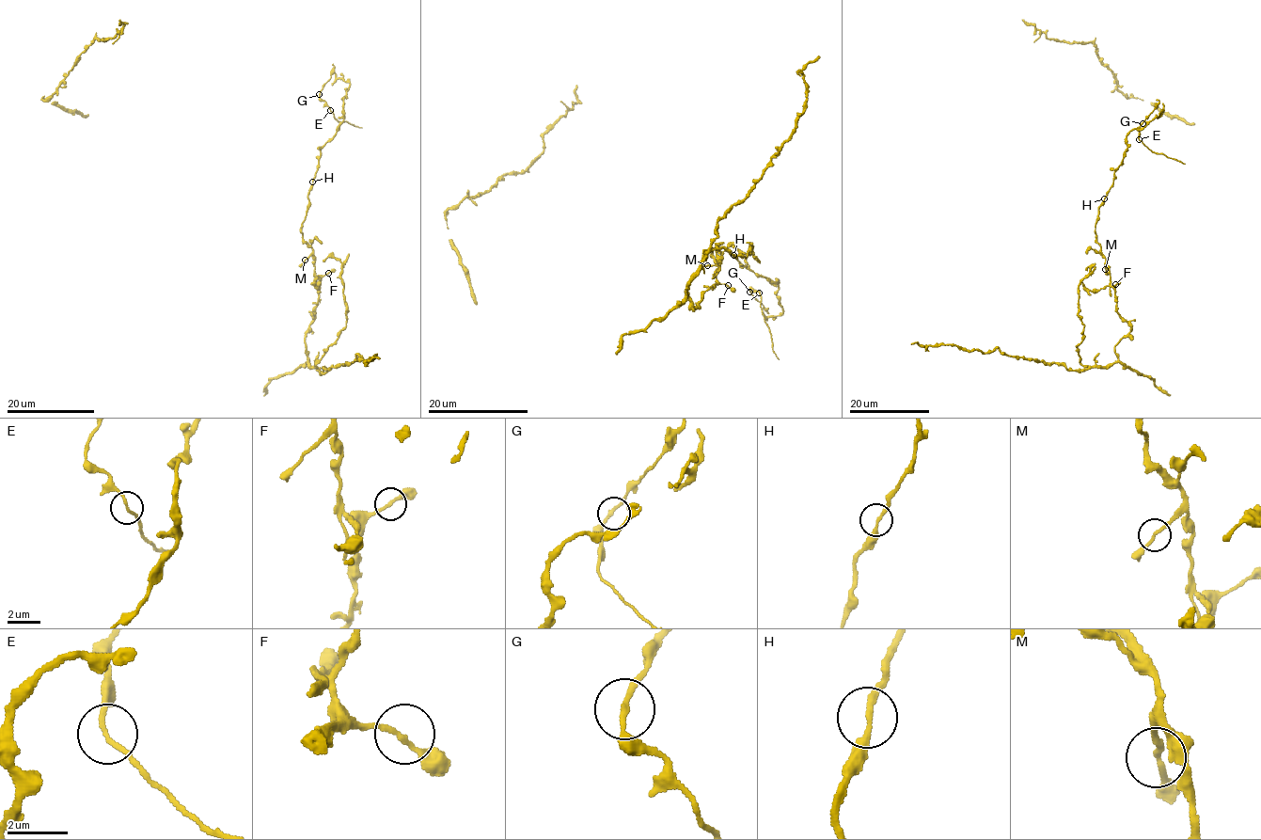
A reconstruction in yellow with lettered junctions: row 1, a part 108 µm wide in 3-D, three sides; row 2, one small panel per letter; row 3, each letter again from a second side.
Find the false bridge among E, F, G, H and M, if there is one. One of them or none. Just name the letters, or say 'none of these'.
E

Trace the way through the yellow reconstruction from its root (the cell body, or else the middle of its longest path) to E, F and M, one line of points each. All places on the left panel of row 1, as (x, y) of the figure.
E: (322, 149), (343, 120), (343, 97), (350, 84), (338, 79), (334, 66), (333, 72), (319, 97), (330, 110)
F: (322, 149), (301, 231), (303, 241), (311, 248), (315, 275), (322, 277), (328, 273)
M: (322, 149), (318, 169), (307, 196), (308, 209), (301, 229), (303, 241), (311, 248), (311, 254), (305, 260)

